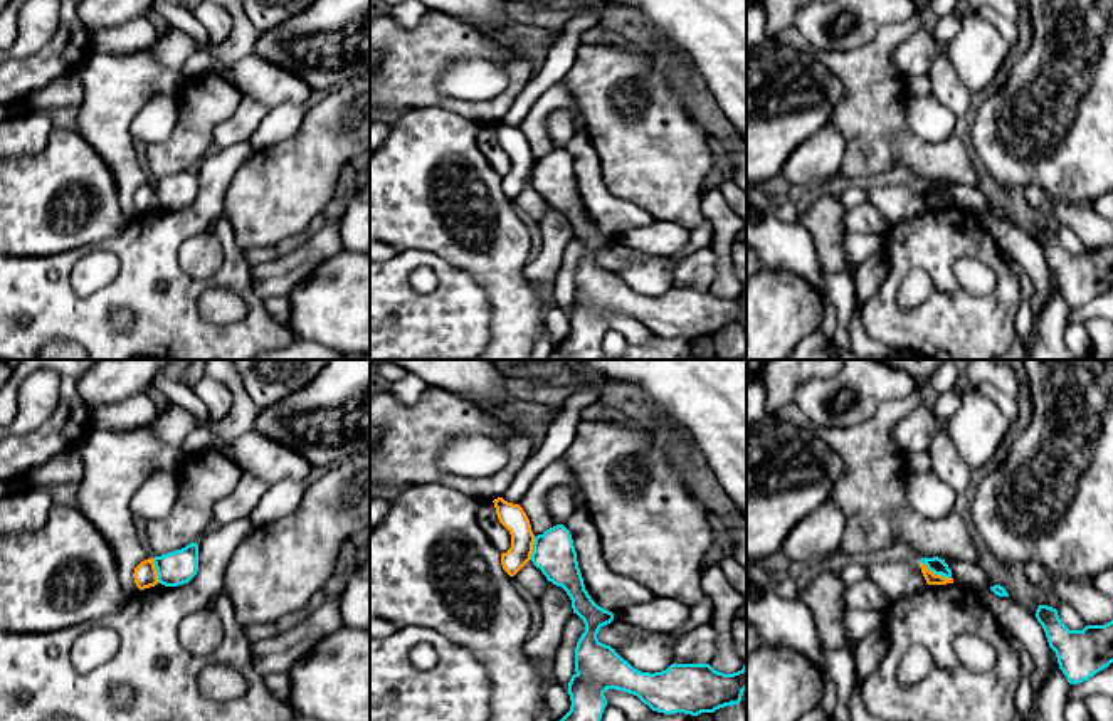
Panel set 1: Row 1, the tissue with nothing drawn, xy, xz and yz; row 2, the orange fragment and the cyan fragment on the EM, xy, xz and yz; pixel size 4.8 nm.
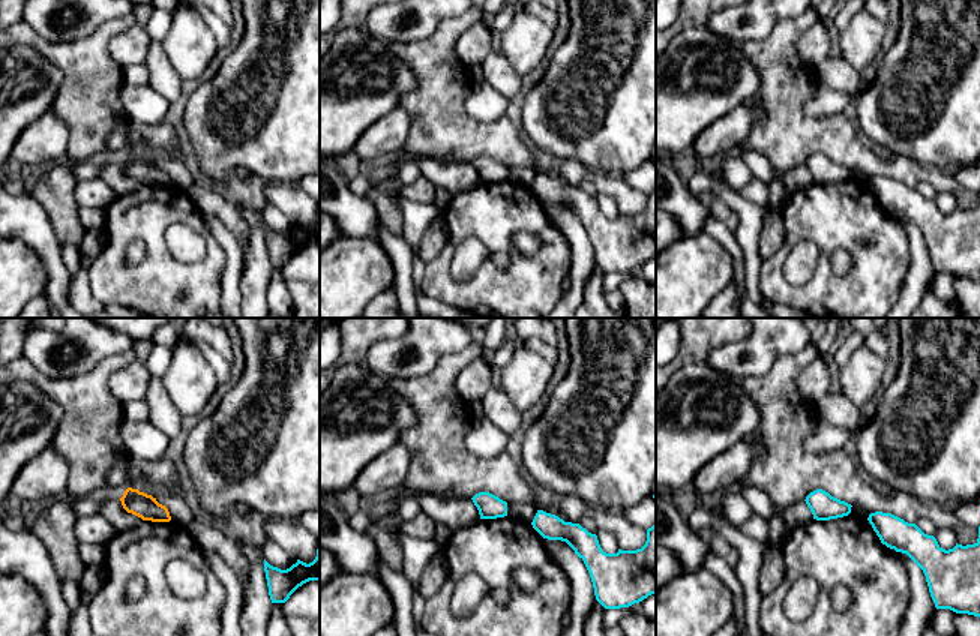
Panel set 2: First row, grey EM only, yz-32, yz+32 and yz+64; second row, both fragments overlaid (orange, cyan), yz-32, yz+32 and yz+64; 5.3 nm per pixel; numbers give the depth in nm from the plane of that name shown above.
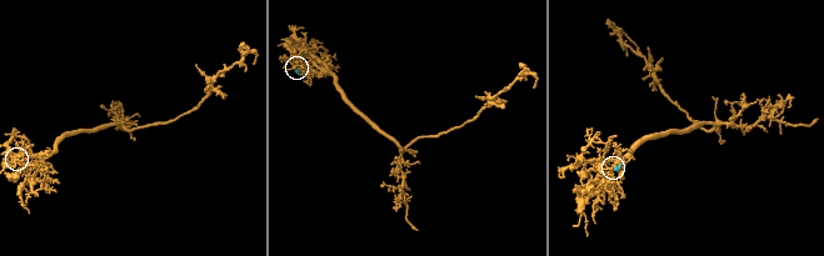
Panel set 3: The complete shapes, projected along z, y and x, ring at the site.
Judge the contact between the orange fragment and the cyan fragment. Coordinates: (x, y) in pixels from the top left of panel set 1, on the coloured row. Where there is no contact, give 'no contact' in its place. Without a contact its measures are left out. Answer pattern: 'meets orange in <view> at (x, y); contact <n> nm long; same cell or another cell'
meets orange in yz at (933, 573); contact 170 nm long; another cell

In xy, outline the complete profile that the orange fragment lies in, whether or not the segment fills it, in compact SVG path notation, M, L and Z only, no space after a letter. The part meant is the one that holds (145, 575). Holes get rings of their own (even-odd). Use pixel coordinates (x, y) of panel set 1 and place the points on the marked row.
M153 558L141 561L133 573L135 583L140 590L158 585L158 573Z

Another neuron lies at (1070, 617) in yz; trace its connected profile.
M1066 602L1059 603L1058 615L1069 630L1083 630L1086 627L1076 608Z

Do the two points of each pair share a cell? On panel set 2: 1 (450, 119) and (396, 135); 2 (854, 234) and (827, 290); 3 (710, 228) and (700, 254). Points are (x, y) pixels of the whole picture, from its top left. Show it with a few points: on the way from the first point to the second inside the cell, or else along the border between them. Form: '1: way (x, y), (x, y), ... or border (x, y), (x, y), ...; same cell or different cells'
1: border (398, 107), (411, 120), (411, 128), (402, 149); different cells
2: way (838, 240), (824, 255), (824, 273); same cell
3: border (704, 231), (731, 258); different cells

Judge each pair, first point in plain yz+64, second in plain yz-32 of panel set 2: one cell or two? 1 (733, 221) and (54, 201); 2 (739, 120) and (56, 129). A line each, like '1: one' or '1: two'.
1: one
2: one

